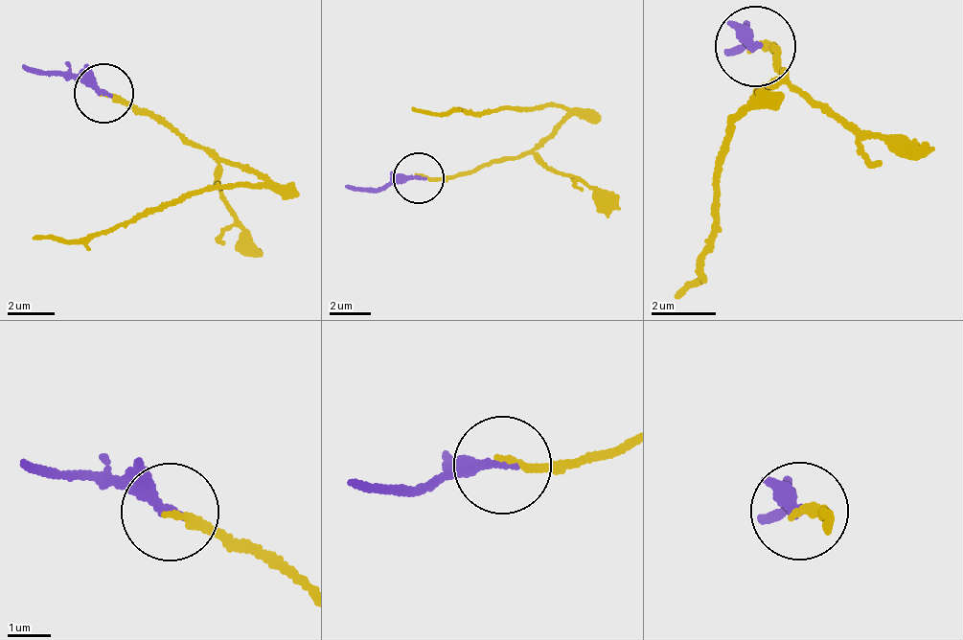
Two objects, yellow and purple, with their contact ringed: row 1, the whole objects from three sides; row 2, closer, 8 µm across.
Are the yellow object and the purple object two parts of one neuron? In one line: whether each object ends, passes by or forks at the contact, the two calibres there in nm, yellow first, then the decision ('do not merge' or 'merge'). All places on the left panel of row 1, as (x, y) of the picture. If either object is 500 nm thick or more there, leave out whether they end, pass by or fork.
yellow ends there; purple ends there; 170 nm thick on the yellow side, 280 nm on the other; merge

